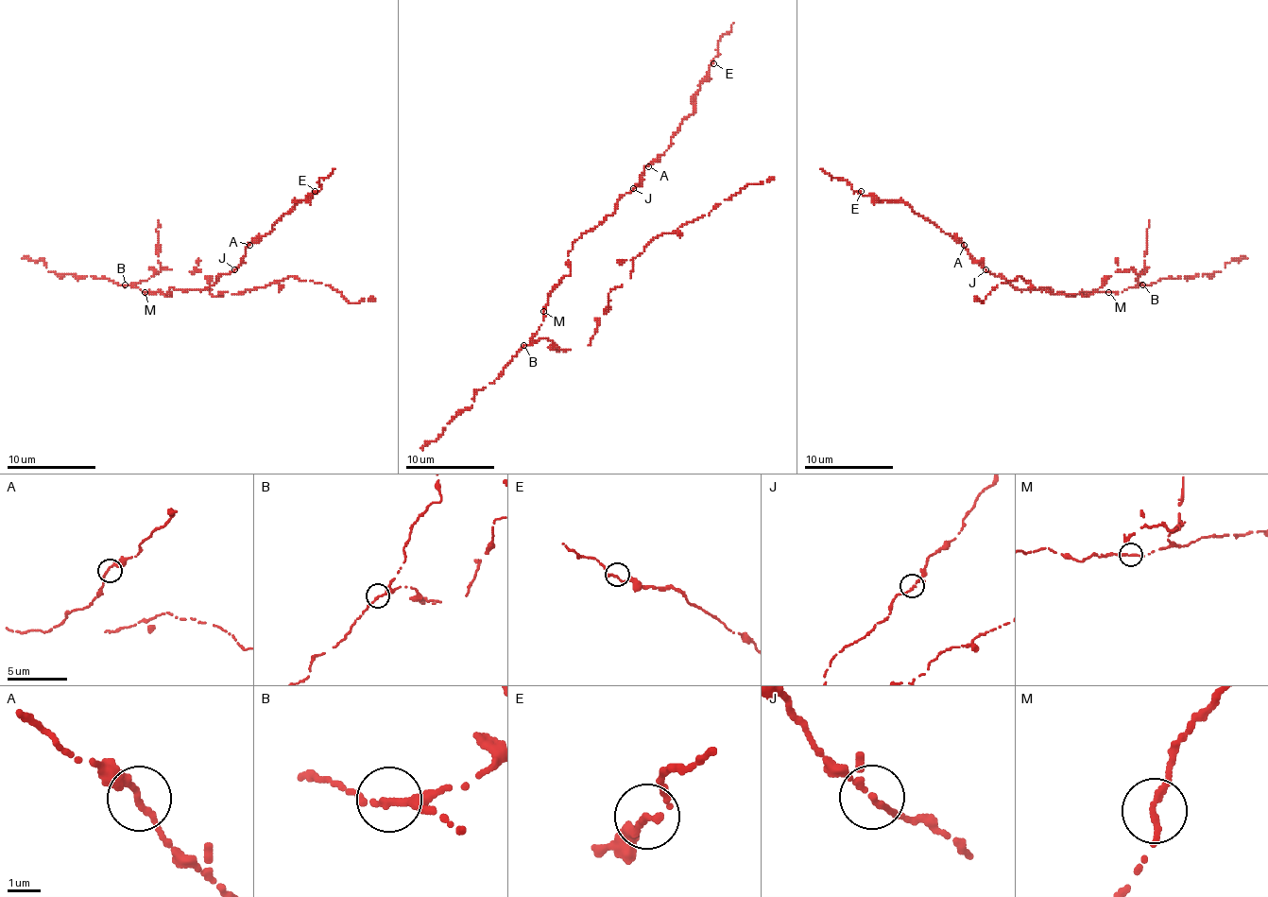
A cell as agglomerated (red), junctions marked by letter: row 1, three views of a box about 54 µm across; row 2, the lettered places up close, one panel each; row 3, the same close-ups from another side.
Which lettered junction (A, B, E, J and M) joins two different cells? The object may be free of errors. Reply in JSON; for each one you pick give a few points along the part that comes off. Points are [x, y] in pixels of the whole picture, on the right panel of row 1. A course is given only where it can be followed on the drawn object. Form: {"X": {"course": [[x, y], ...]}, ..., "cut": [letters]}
{"cut": ["B"]}

